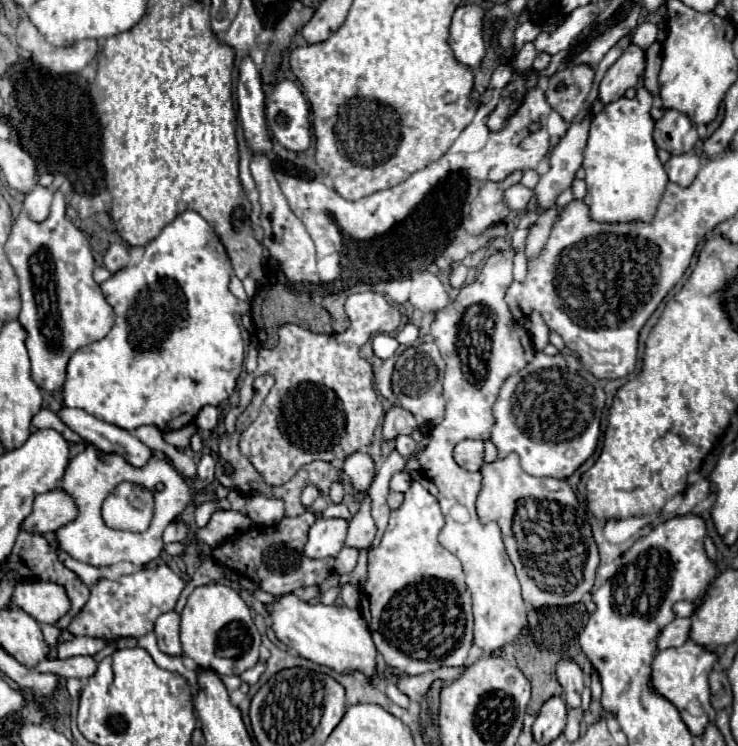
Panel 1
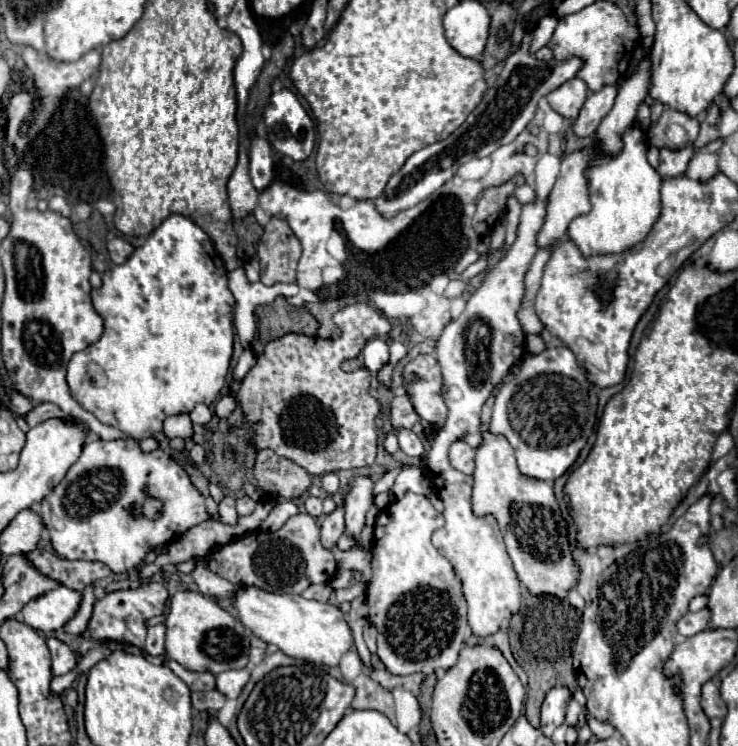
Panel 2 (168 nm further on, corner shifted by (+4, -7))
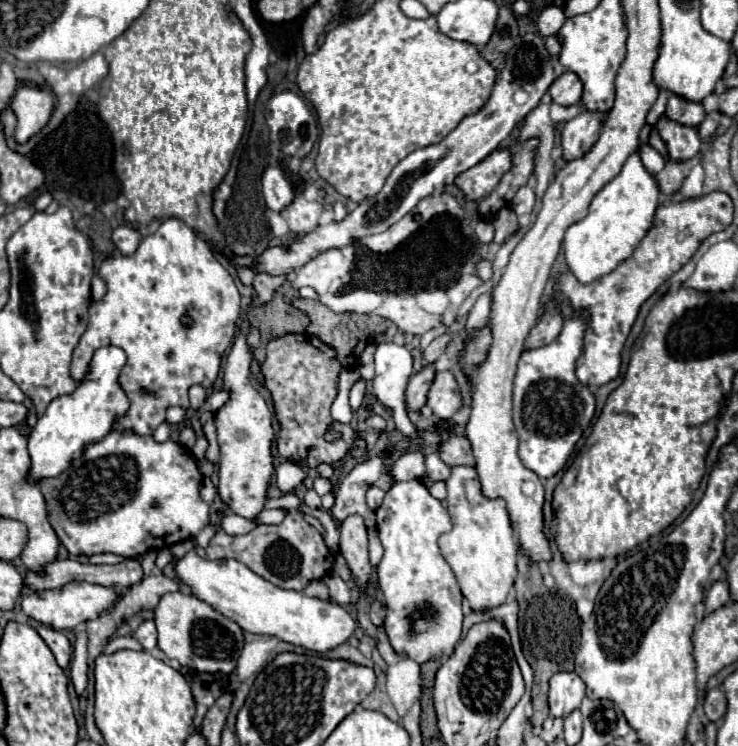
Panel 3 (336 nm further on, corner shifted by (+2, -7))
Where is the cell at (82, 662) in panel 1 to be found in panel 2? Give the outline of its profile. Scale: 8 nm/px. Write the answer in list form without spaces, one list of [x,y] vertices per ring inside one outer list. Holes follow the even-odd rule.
[[[51,637],[51,639],[47,639],[47,647],[51,651],[51,671],[53,671],[53,675],[65,675],[65,673],[75,669],[77,657],[65,643]]]

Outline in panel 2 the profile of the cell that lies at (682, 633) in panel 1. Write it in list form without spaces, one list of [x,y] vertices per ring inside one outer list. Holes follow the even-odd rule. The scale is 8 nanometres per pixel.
[[[701,609],[697,613],[687,613],[679,623],[677,623],[677,631],[683,635],[683,637],[693,637],[695,633],[703,631],[709,623],[709,611],[707,609]]]

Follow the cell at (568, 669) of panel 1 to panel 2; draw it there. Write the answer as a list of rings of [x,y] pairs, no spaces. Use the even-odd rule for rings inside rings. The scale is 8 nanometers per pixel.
[[[571,697],[569,703],[567,703],[567,719],[565,719],[565,723],[567,725],[575,725],[575,727],[581,727],[583,721],[585,721],[585,717],[581,713],[581,705]]]

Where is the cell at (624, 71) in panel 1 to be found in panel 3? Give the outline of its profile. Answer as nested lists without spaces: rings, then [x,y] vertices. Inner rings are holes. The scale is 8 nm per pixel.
[[[581,111],[575,119],[563,125],[561,149],[563,161],[583,157],[599,139],[599,129],[603,125],[603,113]]]

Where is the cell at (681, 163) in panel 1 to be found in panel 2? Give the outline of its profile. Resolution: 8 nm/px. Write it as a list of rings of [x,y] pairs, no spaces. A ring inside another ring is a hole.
[[[691,147],[679,149],[679,151],[669,151],[669,149],[661,149],[661,165],[659,165],[659,175],[661,177],[677,177],[683,175],[687,171],[689,159],[693,155]]]

